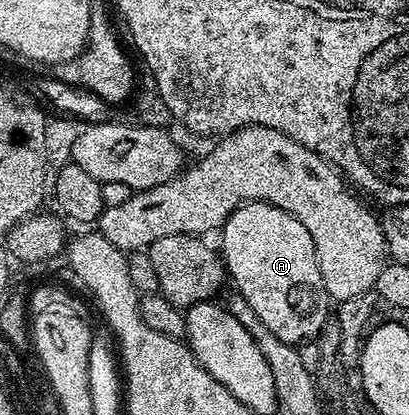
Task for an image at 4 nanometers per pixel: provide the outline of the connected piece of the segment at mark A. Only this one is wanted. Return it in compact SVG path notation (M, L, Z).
M254 201L253 204L244 204L230 216L222 229L219 251L227 272L236 283L235 291L248 303L250 310L262 318L262 326L274 334L274 338L282 338L282 342L297 346L317 339L322 326L330 319L328 304L330 297L326 286L322 282L322 274L318 266L318 258L314 250L314 238L310 238L306 226L298 222L286 210L278 206L270 206Z

